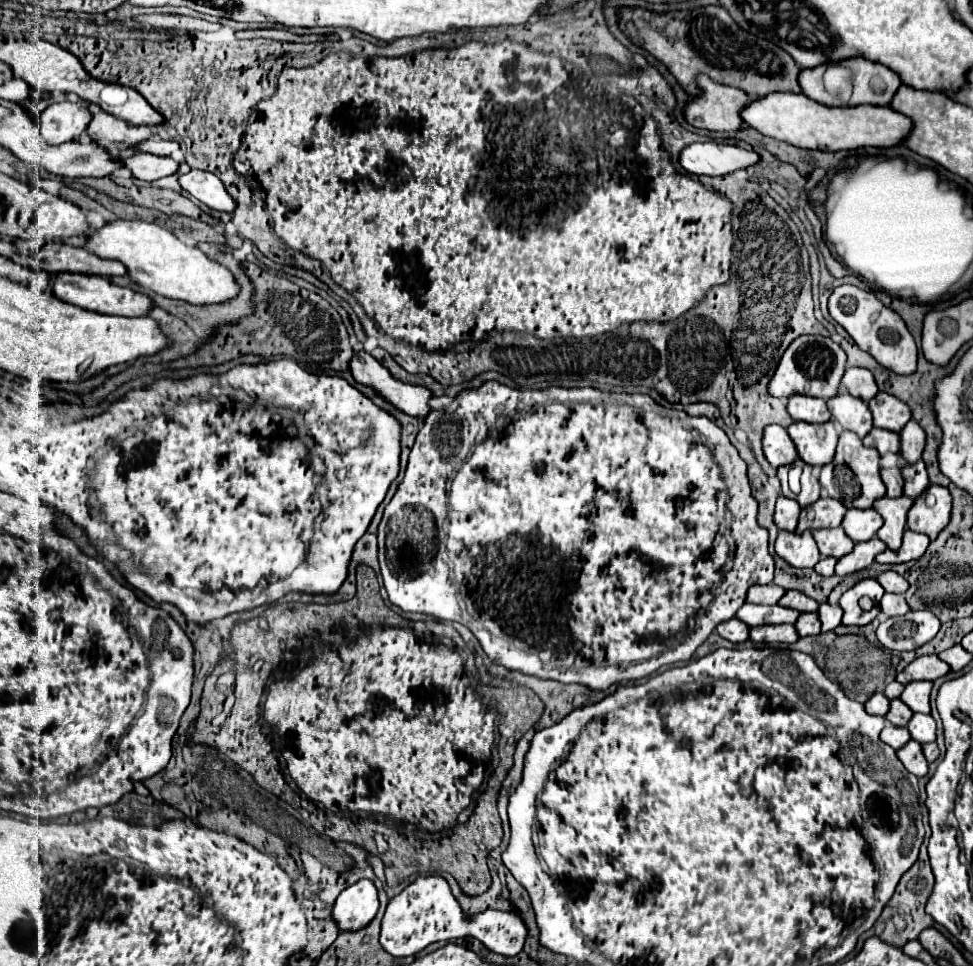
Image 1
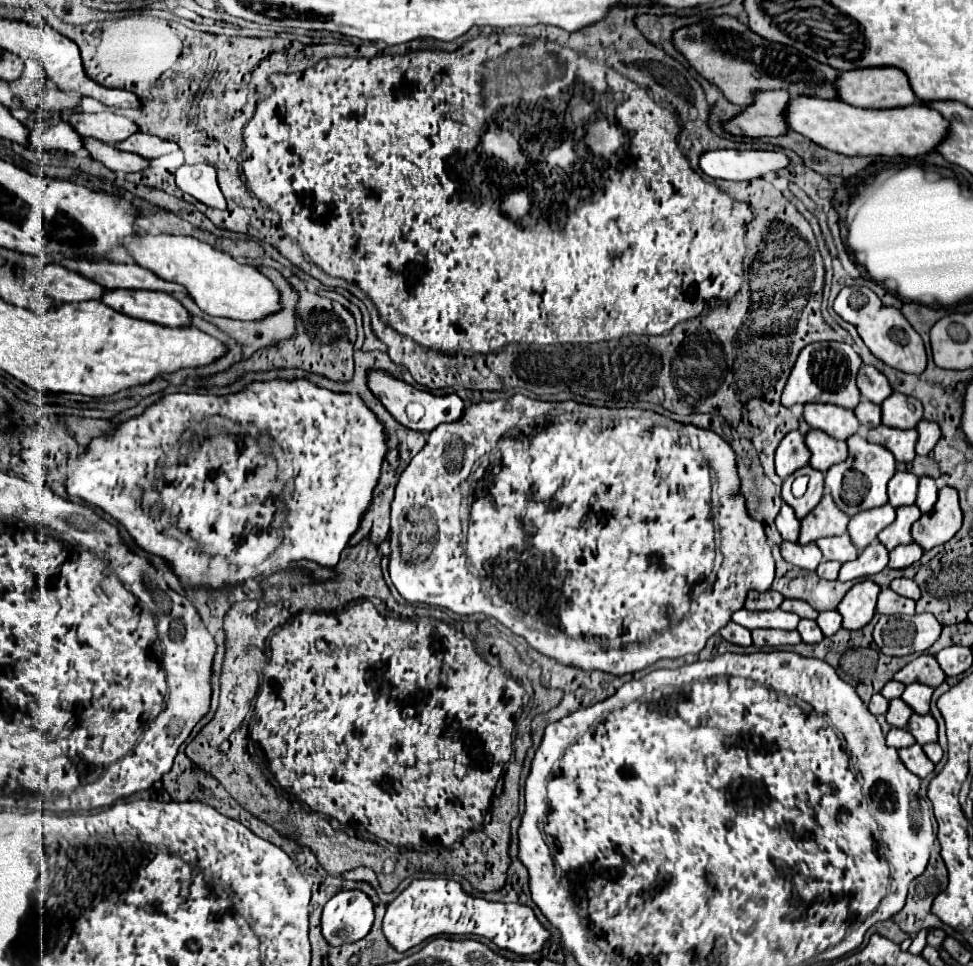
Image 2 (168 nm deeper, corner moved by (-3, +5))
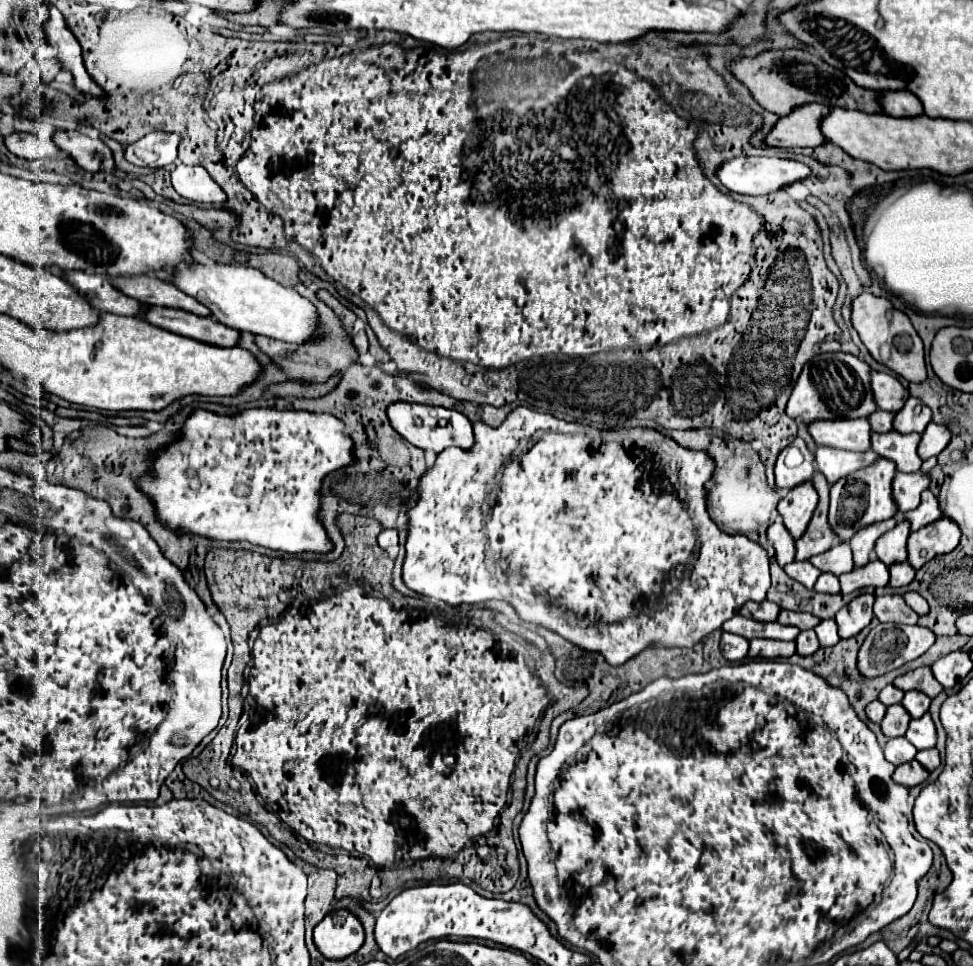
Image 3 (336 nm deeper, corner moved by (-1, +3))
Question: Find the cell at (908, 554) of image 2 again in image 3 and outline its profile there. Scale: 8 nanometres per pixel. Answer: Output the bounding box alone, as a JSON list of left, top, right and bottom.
[889,561,915,587]

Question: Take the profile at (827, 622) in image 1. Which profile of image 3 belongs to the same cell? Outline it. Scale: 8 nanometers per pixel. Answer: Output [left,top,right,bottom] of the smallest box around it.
[815,619,839,647]

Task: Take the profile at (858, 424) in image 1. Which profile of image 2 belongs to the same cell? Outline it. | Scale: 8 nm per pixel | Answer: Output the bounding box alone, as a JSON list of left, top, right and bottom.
[855,401,881,429]

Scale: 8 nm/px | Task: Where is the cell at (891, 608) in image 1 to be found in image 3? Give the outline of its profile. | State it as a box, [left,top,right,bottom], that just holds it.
[875,595,919,625]

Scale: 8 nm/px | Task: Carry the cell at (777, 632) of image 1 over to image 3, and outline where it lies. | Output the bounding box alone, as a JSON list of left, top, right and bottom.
[749,639,795,657]

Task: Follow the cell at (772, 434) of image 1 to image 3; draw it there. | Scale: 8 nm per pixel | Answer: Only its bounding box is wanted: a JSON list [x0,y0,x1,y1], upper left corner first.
[775,437,815,487]

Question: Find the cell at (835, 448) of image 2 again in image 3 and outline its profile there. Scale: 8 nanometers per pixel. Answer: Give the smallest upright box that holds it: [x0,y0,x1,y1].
[815,445,879,483]

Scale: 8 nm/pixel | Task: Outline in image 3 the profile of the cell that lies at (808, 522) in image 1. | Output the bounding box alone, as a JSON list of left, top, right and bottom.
[795,471,837,561]

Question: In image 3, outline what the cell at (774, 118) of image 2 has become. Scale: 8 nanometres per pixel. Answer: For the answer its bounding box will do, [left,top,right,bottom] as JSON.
[765,103,825,147]

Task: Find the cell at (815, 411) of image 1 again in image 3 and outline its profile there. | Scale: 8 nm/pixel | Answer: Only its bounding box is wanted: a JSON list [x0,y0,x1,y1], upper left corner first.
[809,419,871,451]

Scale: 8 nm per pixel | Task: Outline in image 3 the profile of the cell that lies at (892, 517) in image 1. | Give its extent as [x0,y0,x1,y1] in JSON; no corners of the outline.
[875,519,911,563]

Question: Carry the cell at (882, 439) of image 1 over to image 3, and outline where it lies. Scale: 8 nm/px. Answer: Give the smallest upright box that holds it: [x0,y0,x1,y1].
[871,429,921,473]

